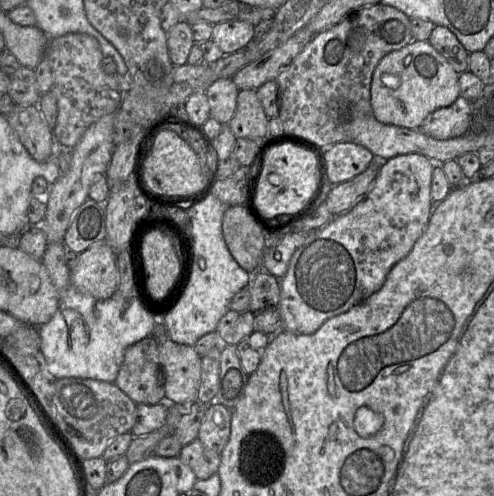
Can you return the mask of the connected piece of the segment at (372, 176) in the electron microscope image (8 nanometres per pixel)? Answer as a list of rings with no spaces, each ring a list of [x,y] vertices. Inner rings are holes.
[[[375,160],[364,172],[351,180],[331,186],[326,205],[333,217],[347,212],[368,193],[378,175],[379,168],[379,161]]]

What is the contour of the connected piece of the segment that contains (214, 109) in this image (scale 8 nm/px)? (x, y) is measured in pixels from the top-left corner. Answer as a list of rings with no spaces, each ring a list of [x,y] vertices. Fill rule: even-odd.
[[[231,78],[219,79],[210,85],[205,92],[210,105],[210,117],[227,125],[236,112],[239,91]]]

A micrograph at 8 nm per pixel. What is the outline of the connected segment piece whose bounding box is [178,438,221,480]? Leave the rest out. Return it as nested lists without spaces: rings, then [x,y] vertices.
[[[198,438],[184,445],[180,460],[188,465],[197,479],[204,480],[216,474],[220,465],[220,454],[207,448]]]

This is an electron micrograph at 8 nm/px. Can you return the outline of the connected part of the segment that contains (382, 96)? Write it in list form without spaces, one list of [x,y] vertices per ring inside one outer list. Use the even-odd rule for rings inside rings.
[[[413,40],[376,65],[371,82],[373,115],[383,124],[420,129],[429,114],[450,106],[460,96],[459,75],[428,40]]]

